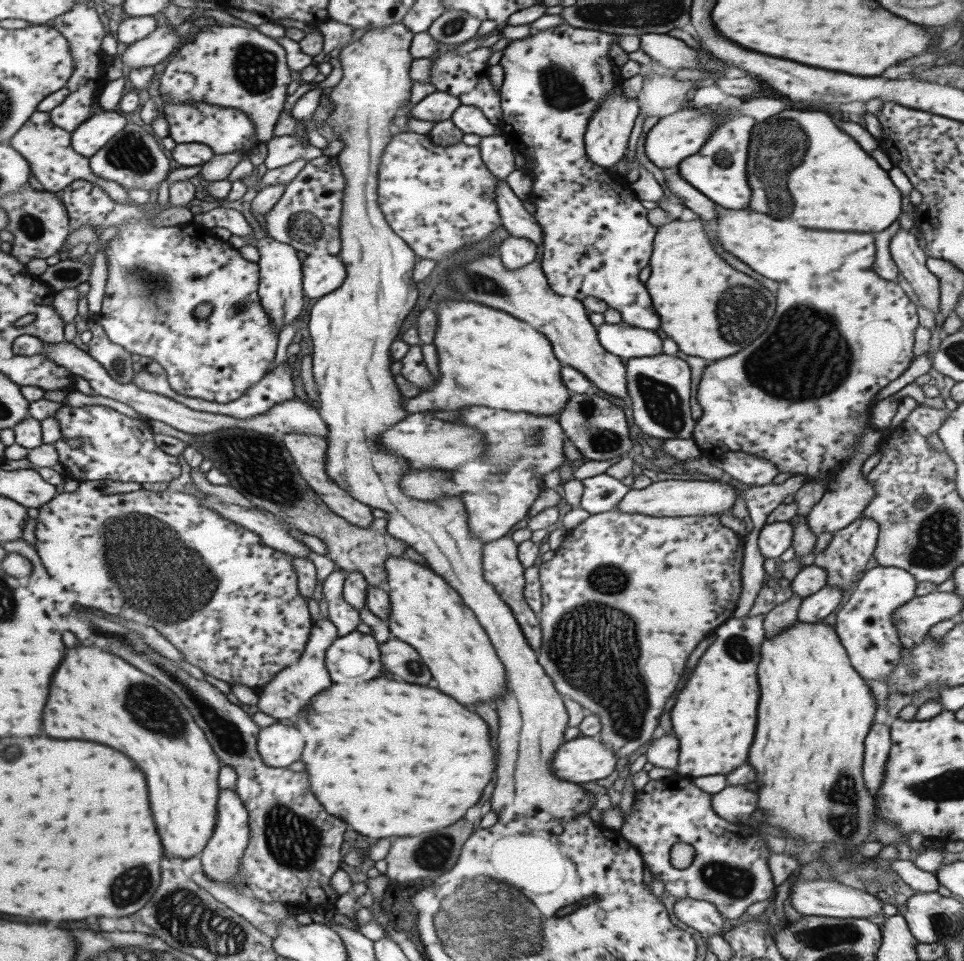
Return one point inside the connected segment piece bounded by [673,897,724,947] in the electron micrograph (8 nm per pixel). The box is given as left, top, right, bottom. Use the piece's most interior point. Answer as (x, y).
(702, 916)

